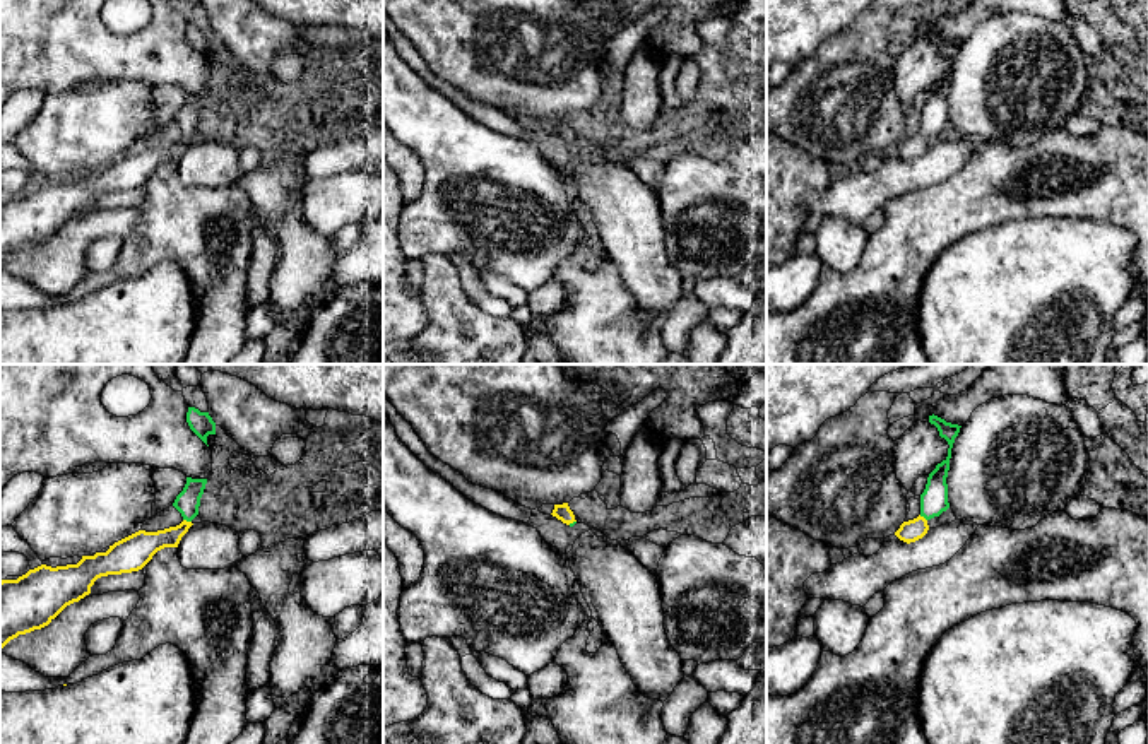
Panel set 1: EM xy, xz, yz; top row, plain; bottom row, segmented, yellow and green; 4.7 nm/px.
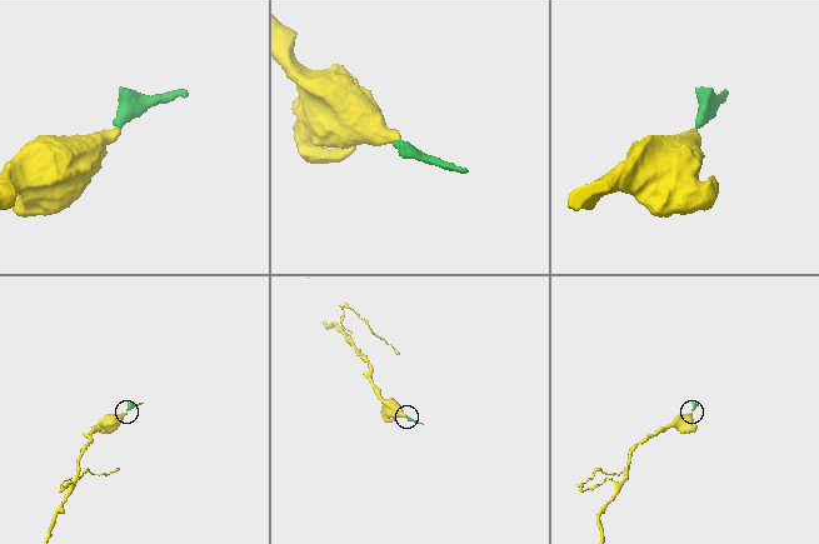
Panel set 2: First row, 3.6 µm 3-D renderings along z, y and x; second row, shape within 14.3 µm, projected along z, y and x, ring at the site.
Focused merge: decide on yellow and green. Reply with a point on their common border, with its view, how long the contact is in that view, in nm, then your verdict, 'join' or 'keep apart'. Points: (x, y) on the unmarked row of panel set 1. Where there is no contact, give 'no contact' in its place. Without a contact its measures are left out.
contact xy (185, 137); length 40 nm; join

